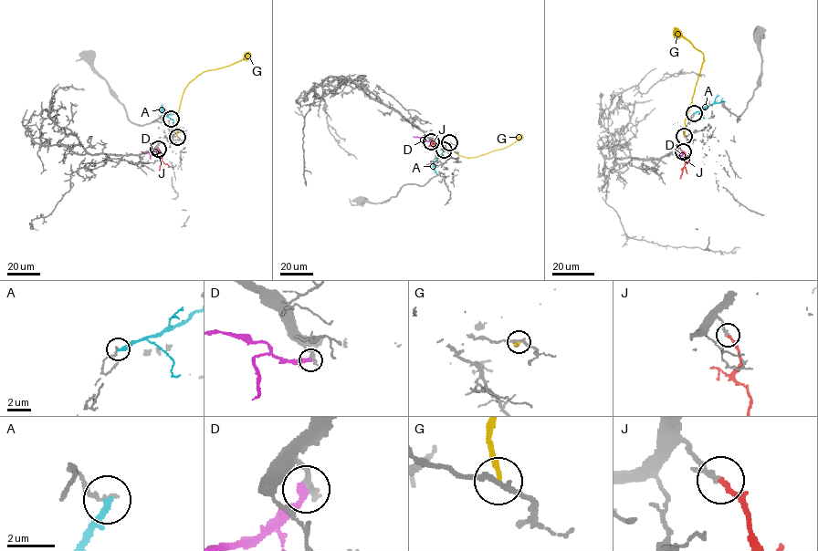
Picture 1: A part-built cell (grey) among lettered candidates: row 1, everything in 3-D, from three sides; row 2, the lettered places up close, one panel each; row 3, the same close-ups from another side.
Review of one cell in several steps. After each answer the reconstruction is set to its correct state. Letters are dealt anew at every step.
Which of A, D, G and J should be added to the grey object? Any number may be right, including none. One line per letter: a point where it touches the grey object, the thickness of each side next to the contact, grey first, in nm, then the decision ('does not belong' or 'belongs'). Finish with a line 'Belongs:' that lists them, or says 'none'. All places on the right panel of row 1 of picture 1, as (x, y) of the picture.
A: contact (694, 113); calibres 170 and 280 nm; does not belong
D: contact (682, 150); calibres 320 and 320 nm; does not belong
G: contact (684, 136); calibres 200 and 190 nm; does not belong
J: contact (683, 151); calibres 240 and 220 nm; belongs
Belongs: J

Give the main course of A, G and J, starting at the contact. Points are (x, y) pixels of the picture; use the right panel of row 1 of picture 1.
A: (694, 113), (710, 104), (725, 102)
G: (685, 136), (685, 120), (703, 55), (675, 28)
J: (683, 151), (686, 161), (679, 178)

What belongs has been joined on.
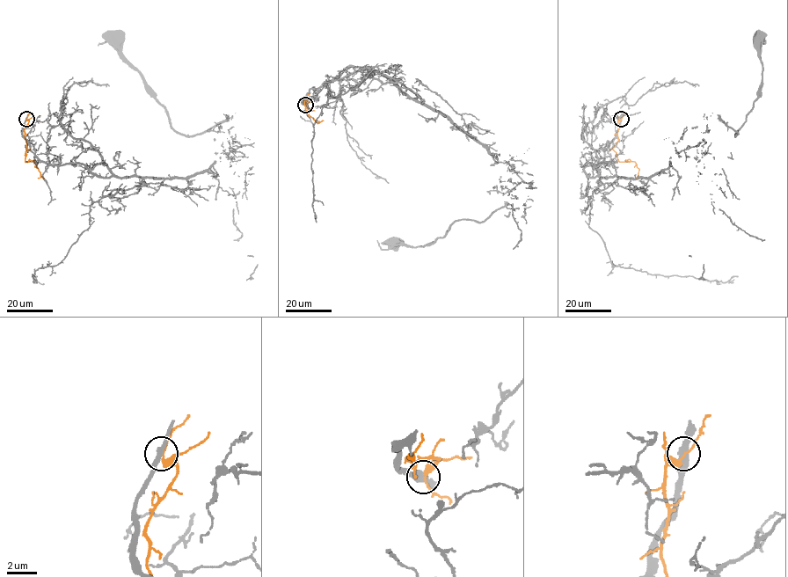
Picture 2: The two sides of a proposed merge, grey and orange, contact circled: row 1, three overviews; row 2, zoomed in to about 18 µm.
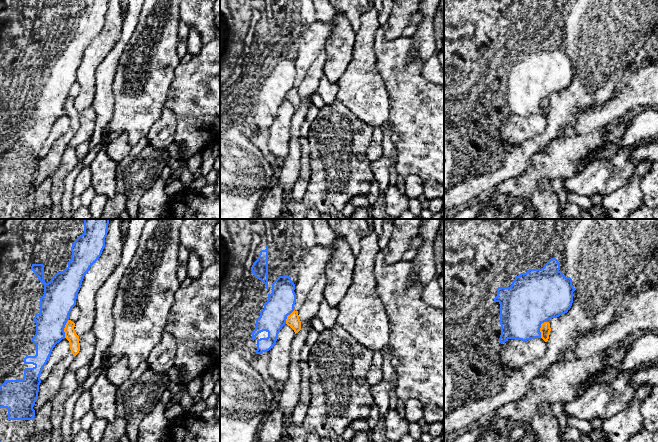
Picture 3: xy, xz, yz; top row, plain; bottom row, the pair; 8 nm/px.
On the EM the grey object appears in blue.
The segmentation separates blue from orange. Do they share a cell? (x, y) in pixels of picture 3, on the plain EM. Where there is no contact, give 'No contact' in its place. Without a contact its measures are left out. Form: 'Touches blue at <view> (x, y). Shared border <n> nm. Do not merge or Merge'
Touches blue at yz (540, 103). Shared border 150 nm. Do not merge

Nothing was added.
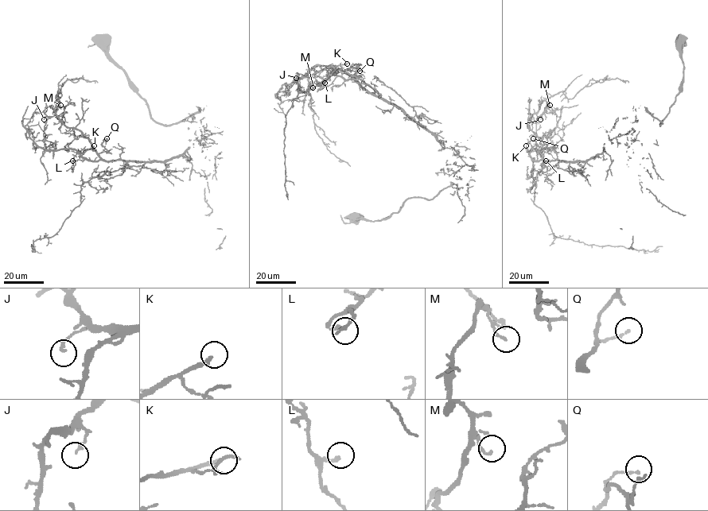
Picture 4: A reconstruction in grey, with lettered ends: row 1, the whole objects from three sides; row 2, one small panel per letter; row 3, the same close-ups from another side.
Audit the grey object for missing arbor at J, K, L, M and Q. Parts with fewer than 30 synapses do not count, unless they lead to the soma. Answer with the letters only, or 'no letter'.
K

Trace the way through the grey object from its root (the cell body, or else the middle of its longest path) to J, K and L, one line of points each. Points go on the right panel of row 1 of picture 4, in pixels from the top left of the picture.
J: (679, 42), (681, 90), (660, 125), (636, 109), (601, 153), (565, 161), (542, 158), (528, 126), (540, 119)
K: (679, 42), (681, 90), (660, 125), (636, 109), (585, 160), (534, 160), (526, 145)
L: (679, 42), (681, 90), (660, 125), (638, 108), (601, 153), (529, 153), (546, 160)

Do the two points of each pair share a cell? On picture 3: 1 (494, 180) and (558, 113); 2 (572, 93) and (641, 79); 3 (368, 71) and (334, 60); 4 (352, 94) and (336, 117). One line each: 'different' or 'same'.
1: same
2: different
3: different
4: different

